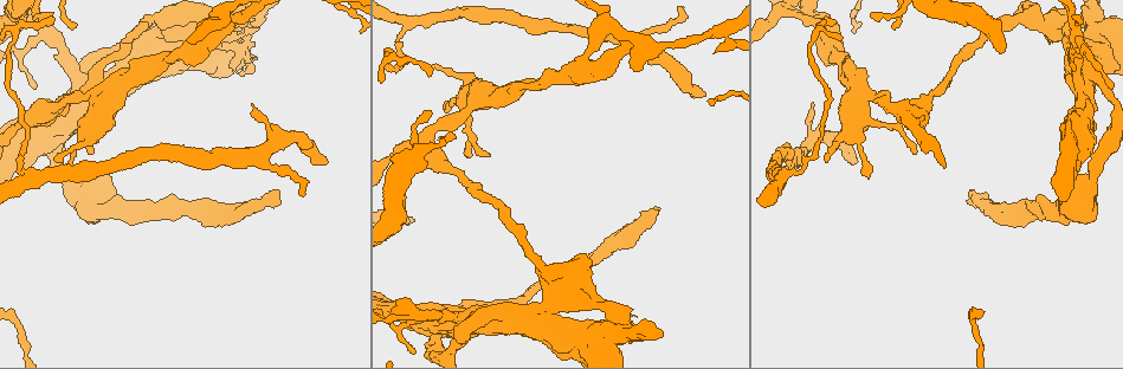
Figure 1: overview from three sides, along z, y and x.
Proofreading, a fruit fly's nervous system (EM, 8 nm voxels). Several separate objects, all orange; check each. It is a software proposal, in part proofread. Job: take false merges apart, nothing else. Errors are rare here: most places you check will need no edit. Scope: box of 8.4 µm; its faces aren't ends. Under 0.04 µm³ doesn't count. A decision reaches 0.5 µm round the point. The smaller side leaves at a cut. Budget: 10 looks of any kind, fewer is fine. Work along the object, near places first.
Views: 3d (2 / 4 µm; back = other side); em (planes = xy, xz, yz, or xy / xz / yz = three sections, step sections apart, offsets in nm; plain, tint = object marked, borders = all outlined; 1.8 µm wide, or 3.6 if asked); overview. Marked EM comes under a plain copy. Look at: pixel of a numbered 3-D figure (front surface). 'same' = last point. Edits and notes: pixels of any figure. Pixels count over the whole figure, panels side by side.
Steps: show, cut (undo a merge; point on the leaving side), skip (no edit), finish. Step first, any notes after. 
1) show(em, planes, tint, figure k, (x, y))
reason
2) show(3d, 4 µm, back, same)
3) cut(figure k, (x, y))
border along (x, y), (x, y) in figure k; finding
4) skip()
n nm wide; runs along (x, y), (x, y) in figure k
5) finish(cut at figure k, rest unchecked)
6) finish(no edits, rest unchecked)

show(3d, 2 µm, figure 1, (205, 41))
a fork

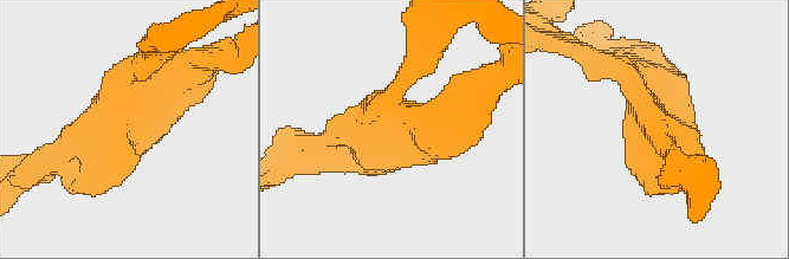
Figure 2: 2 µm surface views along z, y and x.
show(em, planes, tint, figure 2, (387, 129))
3 arms; arms of 200, 220, 240 nm

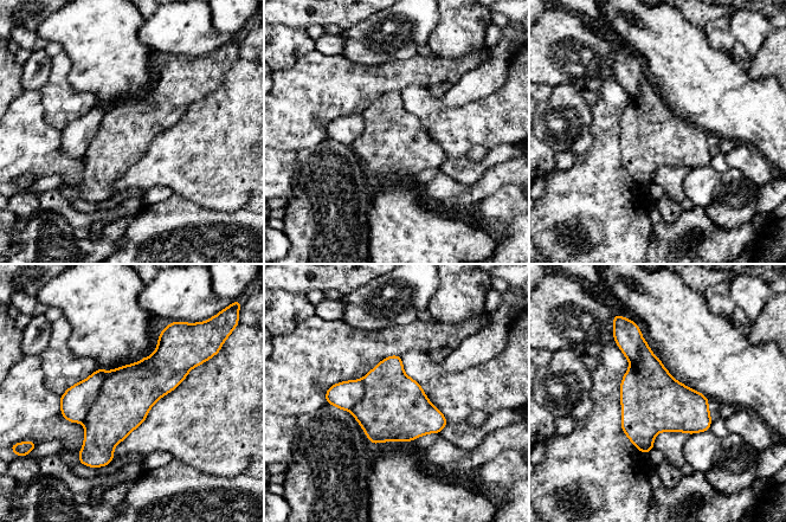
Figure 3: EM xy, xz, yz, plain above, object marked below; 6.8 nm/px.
cut(figure 3, (124, 399))
420 nm wide; two neurons meet here

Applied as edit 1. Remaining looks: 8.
show(overview)
redraw

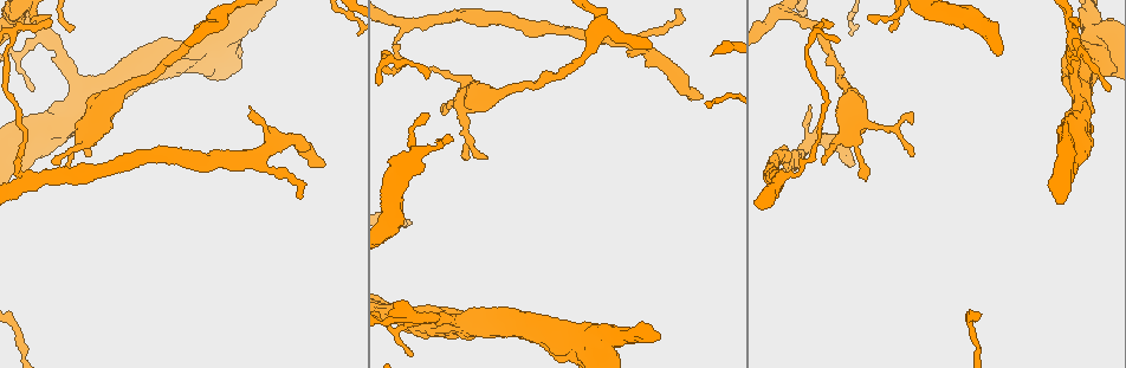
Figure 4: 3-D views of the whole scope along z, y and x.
show(em, 3.6 µm, xz, step 16, tint, figure 4, (848, 101))
sudden change in width

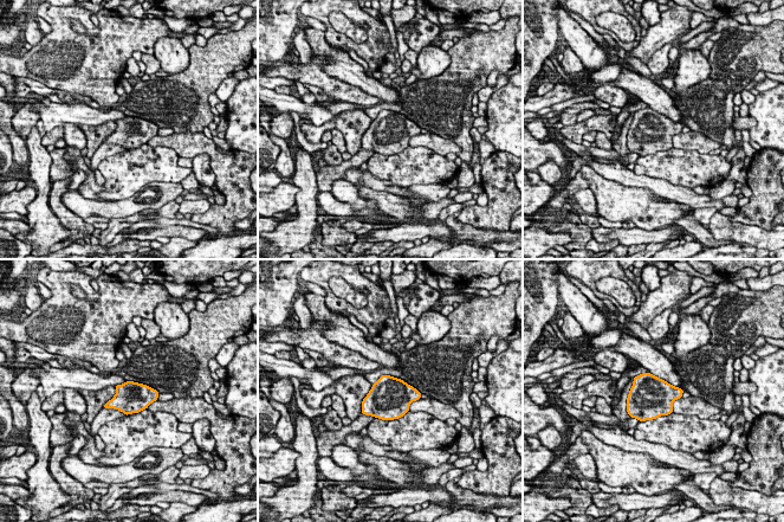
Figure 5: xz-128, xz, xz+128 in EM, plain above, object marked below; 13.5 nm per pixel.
show(em, 3.6 µm, planes, tint, same)
another direction

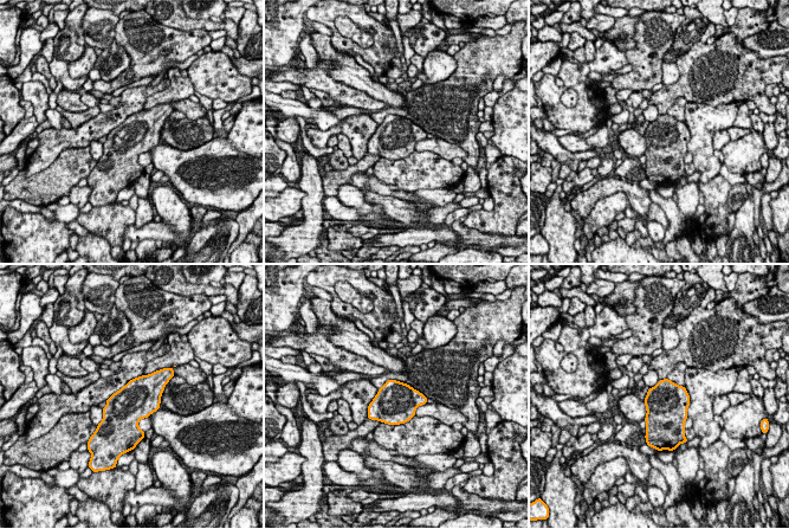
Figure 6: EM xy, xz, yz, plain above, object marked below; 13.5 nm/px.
skip()
550 nm wide; one neuron here

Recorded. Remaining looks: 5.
show(3d, 4 µm, figure 4, (475, 330))
a fork

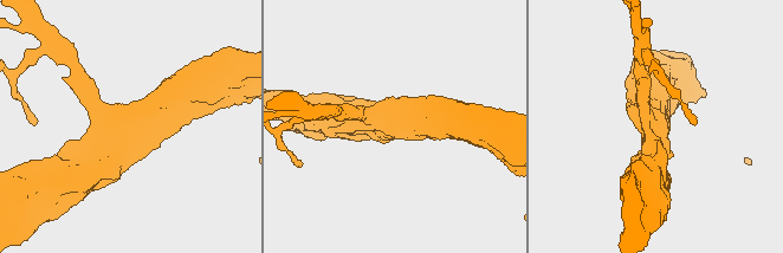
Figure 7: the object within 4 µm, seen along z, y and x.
show(em, planes, tint, figure 7, (656, 132))
shape alone is not enough

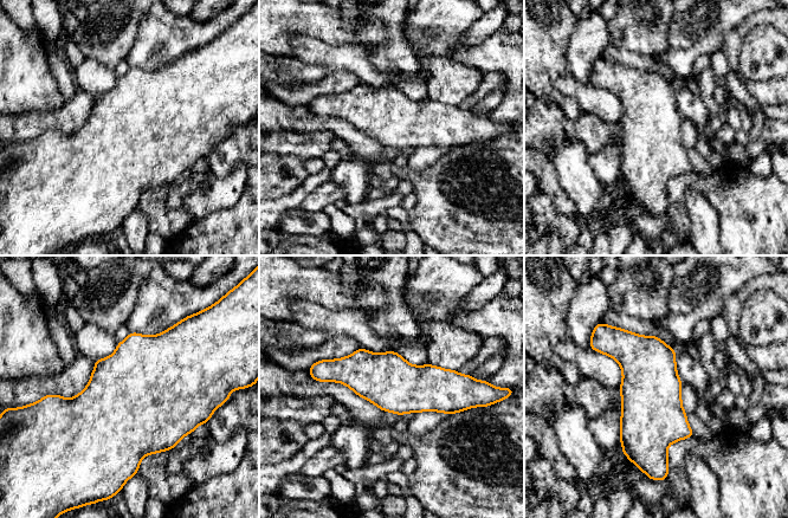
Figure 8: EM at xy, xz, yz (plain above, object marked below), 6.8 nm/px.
skip()
runs along (322, 375), (463, 382) in figure 8; one neuron here

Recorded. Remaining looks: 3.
show(3d, 4 µm, back, figure 4, (224, 34))
calibre changes

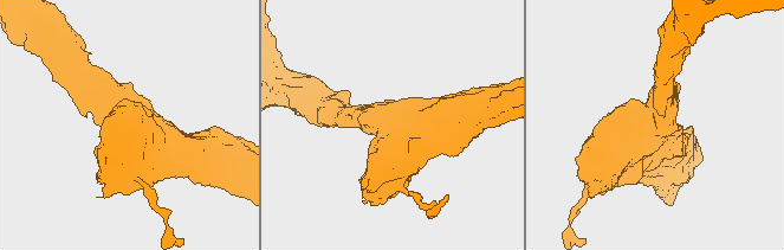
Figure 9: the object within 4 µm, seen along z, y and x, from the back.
show(em, 3.6 µm, planes, tint, figure 9, (392, 134))
need the tissue

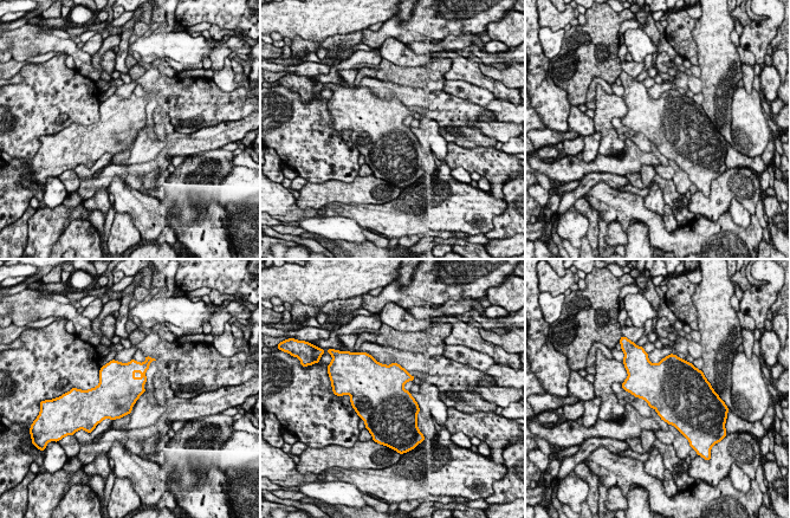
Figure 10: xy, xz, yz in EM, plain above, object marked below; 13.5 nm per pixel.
skip()
600 nm wide; continuous, no second neuron

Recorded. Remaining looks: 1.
finish(cut at figure 3, rest unchecked)

